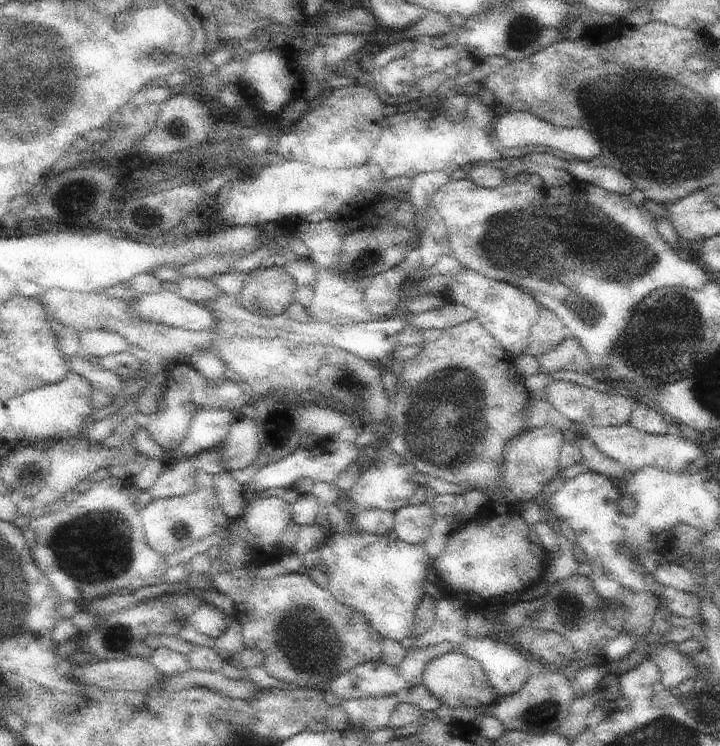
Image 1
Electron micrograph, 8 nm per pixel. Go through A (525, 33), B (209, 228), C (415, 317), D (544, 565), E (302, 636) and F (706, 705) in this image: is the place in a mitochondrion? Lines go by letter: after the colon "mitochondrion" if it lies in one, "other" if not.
A: mitochondrion
B: other
C: other
D: other
E: mitochondrion
F: mitochondrion

